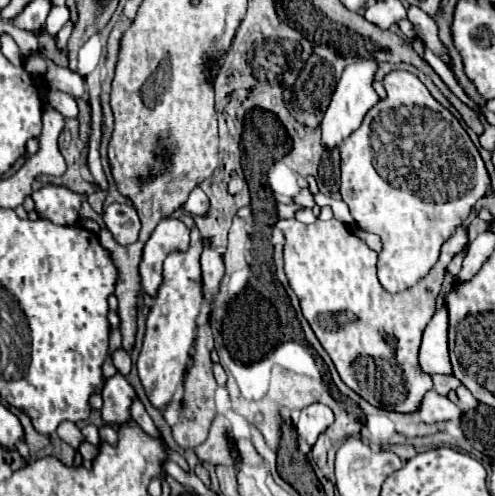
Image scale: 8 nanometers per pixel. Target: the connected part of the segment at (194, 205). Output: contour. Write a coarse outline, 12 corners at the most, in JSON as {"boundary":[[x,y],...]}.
{"boundary":[[200,187],[190,193],[184,211],[204,217],[210,199]]}

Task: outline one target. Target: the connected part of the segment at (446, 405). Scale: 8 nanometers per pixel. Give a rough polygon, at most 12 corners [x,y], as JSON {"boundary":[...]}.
{"boundary":[[428,391],[418,415],[424,423],[462,419],[448,397]]}

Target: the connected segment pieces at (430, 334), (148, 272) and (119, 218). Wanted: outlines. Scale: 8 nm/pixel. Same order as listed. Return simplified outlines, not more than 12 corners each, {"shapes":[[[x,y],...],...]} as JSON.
{"shapes":[[[438,307],[422,347],[422,371],[452,373],[448,307]],[[162,219],[144,245],[142,287],[156,297],[162,263],[172,251],[188,251],[190,229]],[[112,203],[104,223],[120,245],[138,239],[140,219],[130,203]]]}

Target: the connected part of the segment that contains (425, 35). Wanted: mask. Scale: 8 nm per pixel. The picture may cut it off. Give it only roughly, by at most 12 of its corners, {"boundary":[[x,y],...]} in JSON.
{"boundary":[[418,7],[408,9],[422,43],[450,67],[438,27]]}

